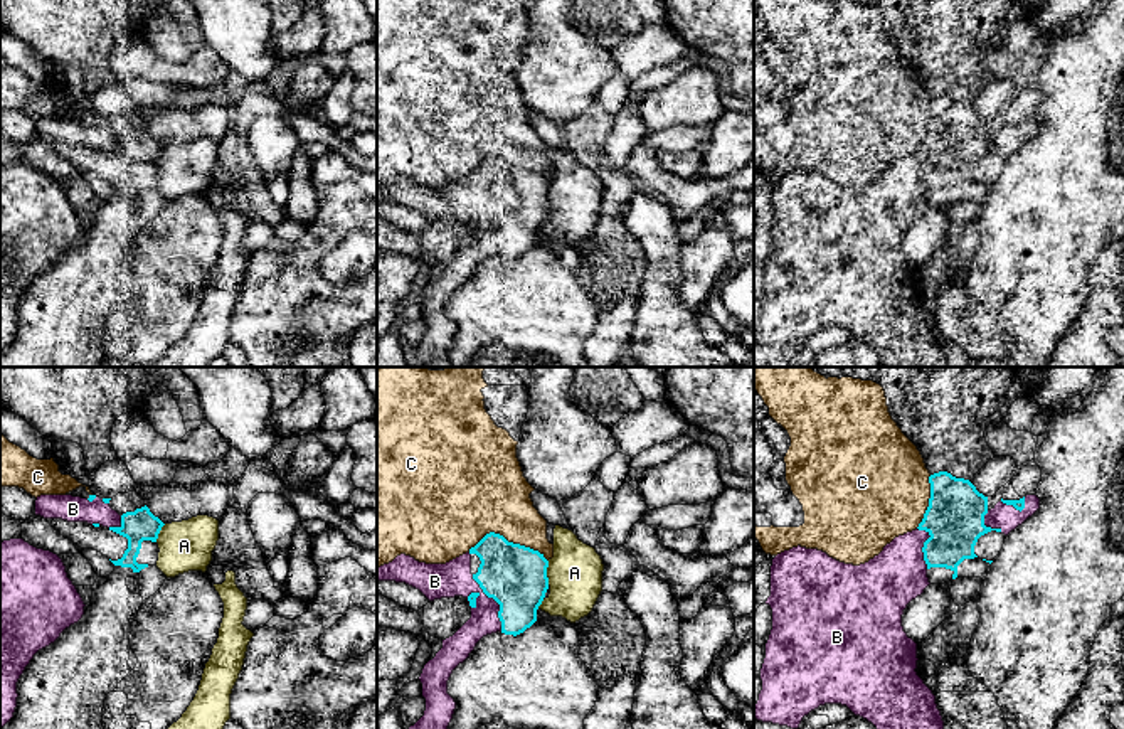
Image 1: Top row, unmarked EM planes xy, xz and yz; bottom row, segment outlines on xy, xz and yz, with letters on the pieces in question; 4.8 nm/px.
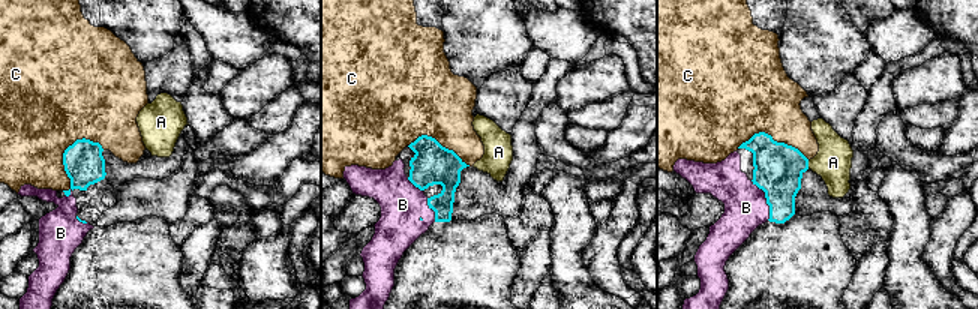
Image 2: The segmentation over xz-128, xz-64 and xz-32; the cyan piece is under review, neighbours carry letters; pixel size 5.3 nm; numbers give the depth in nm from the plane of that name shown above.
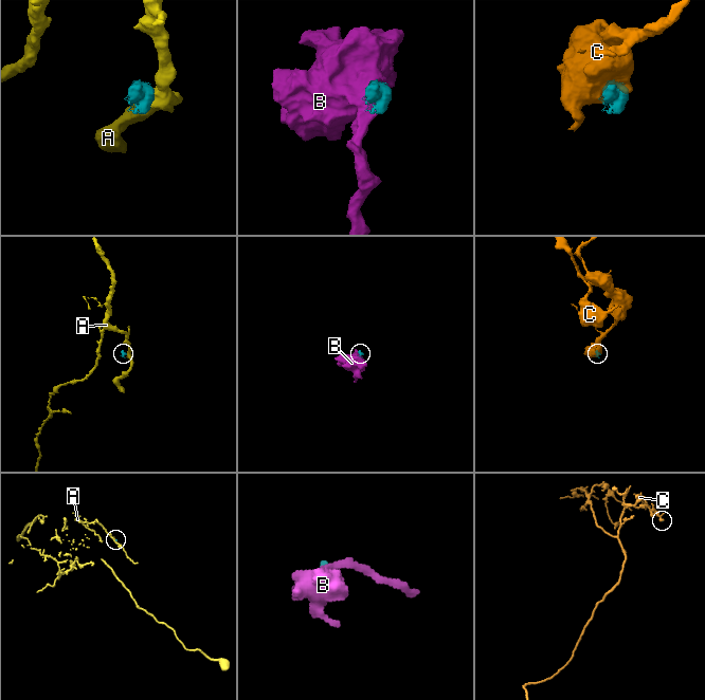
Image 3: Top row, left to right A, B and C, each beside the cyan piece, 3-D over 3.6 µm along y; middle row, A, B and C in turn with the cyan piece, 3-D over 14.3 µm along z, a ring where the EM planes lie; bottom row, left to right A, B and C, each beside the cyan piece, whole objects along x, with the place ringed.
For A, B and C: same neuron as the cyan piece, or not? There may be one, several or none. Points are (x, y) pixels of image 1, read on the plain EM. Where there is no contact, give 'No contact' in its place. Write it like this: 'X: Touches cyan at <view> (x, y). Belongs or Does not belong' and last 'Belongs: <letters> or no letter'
A: Touches cyan at xz (546, 196). Does not belong
B: Touches cyan at xz (495, 223). Belongs
C: Touches cyan at xz (507, 164). Does not belong
Belongs: B

